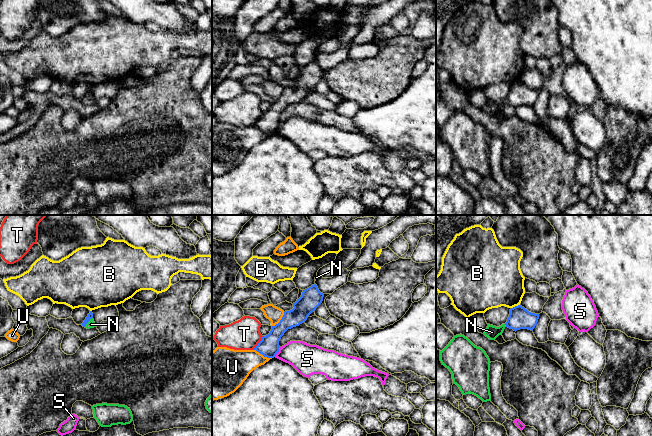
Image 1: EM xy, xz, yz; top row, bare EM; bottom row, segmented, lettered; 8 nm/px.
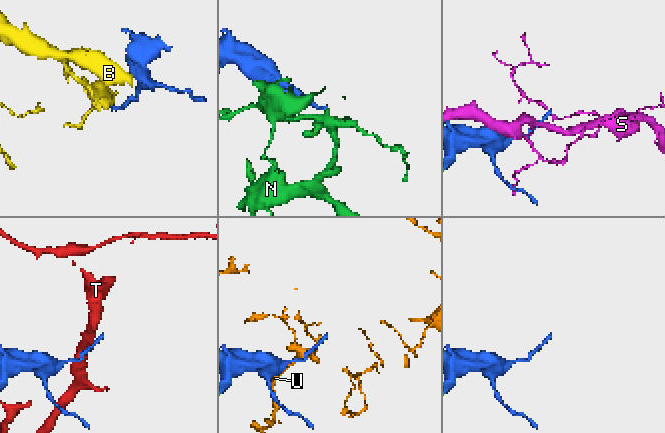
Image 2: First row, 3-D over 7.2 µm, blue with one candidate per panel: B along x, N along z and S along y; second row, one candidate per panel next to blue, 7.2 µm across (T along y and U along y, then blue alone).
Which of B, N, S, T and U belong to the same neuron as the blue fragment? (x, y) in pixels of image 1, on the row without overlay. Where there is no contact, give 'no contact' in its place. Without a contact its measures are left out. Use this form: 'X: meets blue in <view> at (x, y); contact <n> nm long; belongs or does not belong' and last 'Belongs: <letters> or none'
B: meets blue in yz at (515, 82); contact 80 nm long; does not belong
N: meets blue in xy at (88, 97); contact 100 nm long; belongs
S: meets blue in xz at (277, 128); contact 80 nm long; does not belong
T: meets blue in xz at (258, 119); contact 140 nm long; does not belong
U: meets blue in xz at (263, 131); contact 160 nm long; does not belong
Belongs: N

